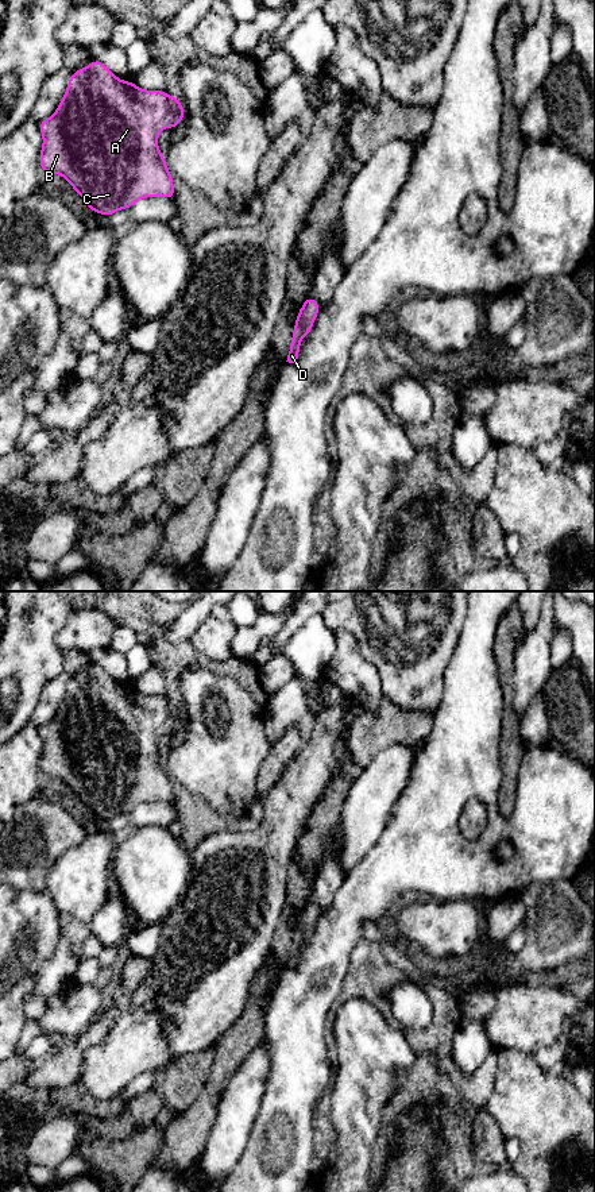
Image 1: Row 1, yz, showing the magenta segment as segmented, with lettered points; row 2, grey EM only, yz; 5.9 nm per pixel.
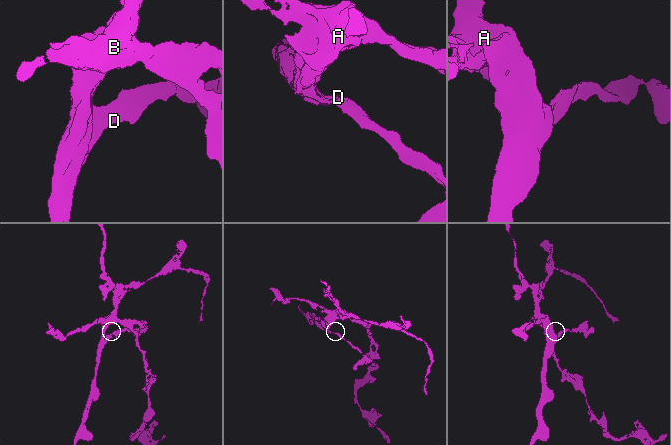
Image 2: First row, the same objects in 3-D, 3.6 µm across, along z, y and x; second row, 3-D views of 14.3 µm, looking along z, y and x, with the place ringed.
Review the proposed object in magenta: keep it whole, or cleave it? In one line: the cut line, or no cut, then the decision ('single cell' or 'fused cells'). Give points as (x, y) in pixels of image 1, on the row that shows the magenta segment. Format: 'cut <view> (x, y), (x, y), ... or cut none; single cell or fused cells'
cut none; single cell

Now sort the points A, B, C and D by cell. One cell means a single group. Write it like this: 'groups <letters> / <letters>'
groups A B C D

